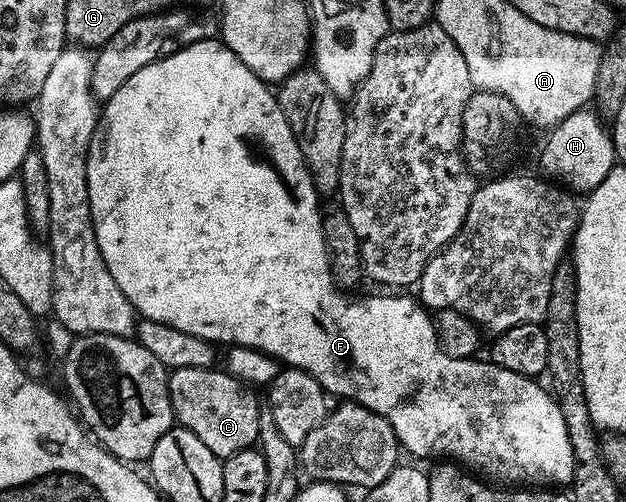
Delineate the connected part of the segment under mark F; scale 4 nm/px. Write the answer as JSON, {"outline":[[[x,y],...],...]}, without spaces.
{"outline":[[[208,38],[162,56],[160,60],[137,70],[137,74],[133,74],[133,78],[129,78],[129,82],[125,82],[125,86],[121,86],[121,90],[117,90],[117,94],[110,96],[102,105],[87,155],[89,206],[101,258],[105,258],[105,266],[109,266],[113,282],[121,286],[136,313],[142,319],[165,322],[165,326],[173,326],[173,330],[185,330],[185,334],[210,340],[216,346],[225,344],[253,348],[272,356],[283,366],[305,370],[317,378],[328,397],[339,396],[340,401],[351,401],[385,417],[406,455],[408,452],[411,456],[450,458],[499,486],[570,485],[575,478],[575,455],[573,444],[569,442],[569,428],[565,426],[561,406],[544,385],[544,389],[539,385],[538,379],[513,374],[513,370],[505,370],[486,359],[466,360],[445,354],[437,342],[432,313],[414,295],[391,294],[395,296],[384,298],[379,316],[359,316],[363,312],[362,306],[350,300],[347,297],[350,295],[333,278],[323,237],[321,197],[315,191],[315,183],[305,166],[301,146],[297,146],[297,138],[293,130],[289,130],[289,122],[285,122],[276,93],[267,88],[270,87],[265,81],[253,74],[253,70],[249,70],[249,66],[245,66],[245,62],[241,62],[241,58],[237,58],[237,54],[233,54],[226,44]]]}

